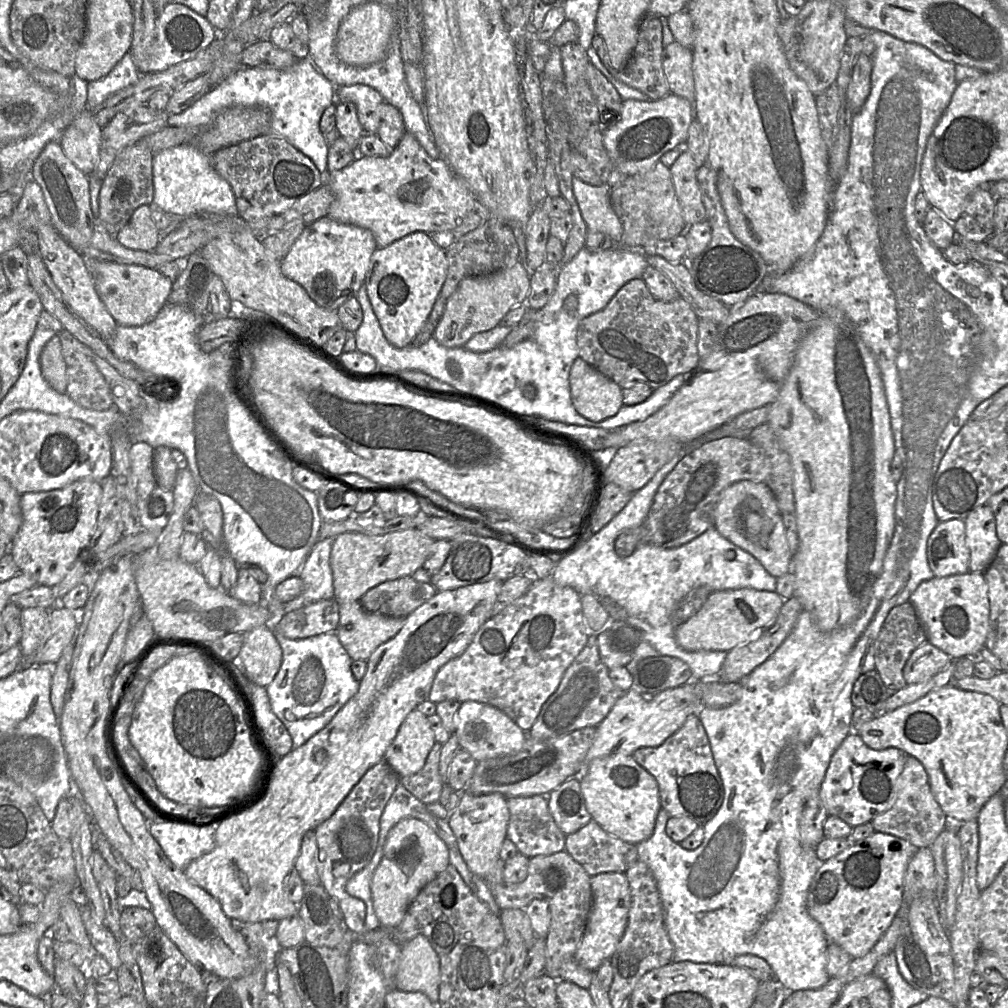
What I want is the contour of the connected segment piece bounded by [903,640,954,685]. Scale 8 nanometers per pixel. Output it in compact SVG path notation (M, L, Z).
M926 640L910 655L903 668L908 685L925 682L954 661L948 654Z

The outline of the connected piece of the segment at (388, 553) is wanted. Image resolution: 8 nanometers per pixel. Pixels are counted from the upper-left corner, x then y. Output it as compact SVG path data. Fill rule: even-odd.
M407 529L385 535L369 536L358 532L343 533L334 538L330 554L334 599L339 605L359 601L371 588L390 580L412 576L432 554L435 540L418 529Z

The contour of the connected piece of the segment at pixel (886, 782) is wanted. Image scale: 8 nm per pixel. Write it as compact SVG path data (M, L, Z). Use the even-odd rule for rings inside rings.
M852 731L833 753L819 789L819 797L828 815L837 816L854 828L890 810L897 799L898 778L906 757L895 747L871 749Z

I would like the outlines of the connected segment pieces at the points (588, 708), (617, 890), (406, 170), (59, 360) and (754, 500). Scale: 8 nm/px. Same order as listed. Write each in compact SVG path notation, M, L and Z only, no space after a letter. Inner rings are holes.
M593 635L567 668L557 690L544 703L534 725L527 733L533 739L545 740L585 727L597 727L624 693L626 692L613 684L609 669L600 659L597 636Z
M601 873L590 879L592 907L589 913L584 936L574 958L568 959L559 969L559 980L572 982L588 990L593 972L597 971L604 960L610 959L615 952L628 923L631 906L631 893L628 879L624 873Z
M406 132L389 156L357 156L348 166L325 173L325 184L334 194L327 216L347 224L369 229L379 247L386 247L416 231L432 234L457 227L479 204L466 184L460 180L442 158L432 158L414 135Z
M57 335L53 336L43 347L40 354L40 368L43 378L55 391L66 393L66 363Z
M741 480L729 485L716 504L713 526L728 541L756 558L771 576L778 578L791 571L792 553L785 526L766 483Z

